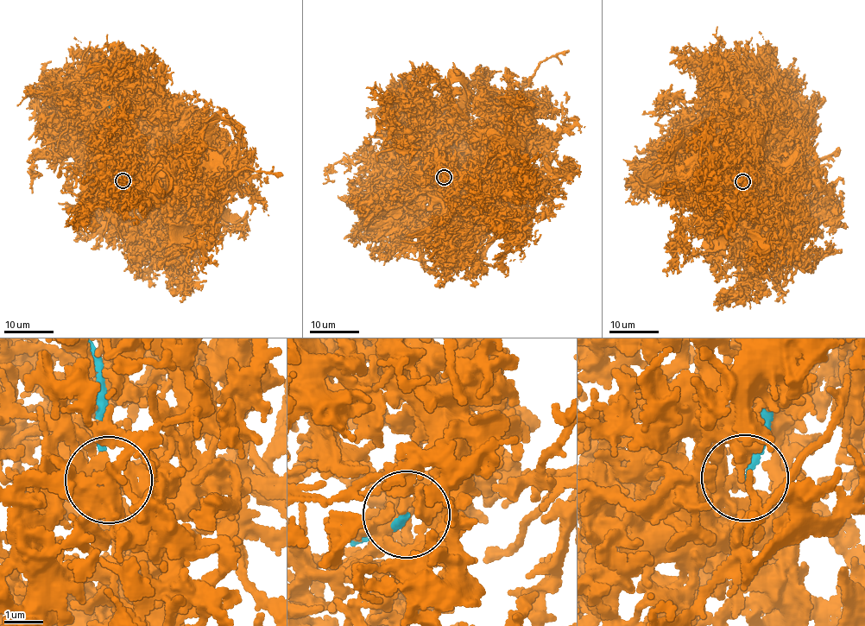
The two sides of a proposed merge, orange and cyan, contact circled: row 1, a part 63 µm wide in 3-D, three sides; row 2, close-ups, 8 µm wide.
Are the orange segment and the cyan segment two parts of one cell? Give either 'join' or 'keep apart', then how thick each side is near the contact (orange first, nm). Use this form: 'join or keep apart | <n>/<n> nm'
keep apart | 240/140 nm

